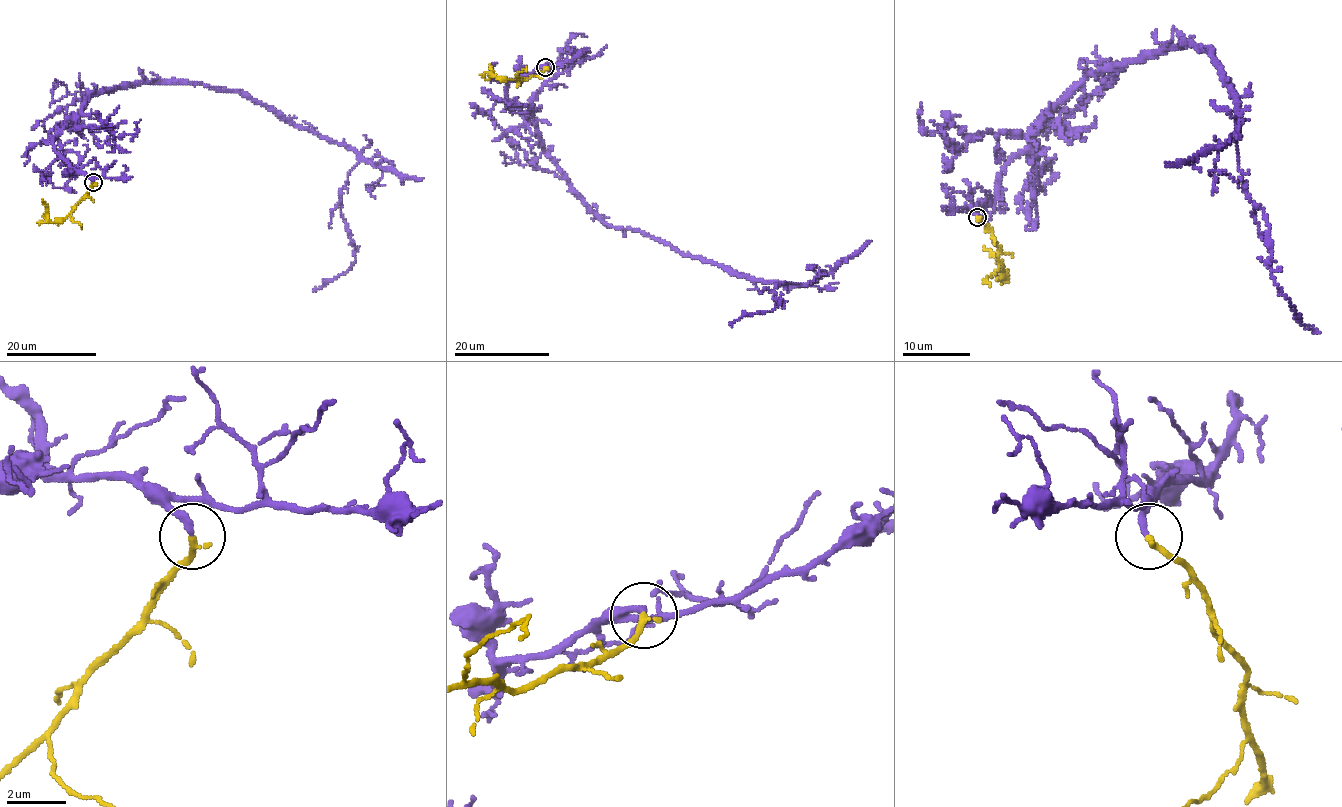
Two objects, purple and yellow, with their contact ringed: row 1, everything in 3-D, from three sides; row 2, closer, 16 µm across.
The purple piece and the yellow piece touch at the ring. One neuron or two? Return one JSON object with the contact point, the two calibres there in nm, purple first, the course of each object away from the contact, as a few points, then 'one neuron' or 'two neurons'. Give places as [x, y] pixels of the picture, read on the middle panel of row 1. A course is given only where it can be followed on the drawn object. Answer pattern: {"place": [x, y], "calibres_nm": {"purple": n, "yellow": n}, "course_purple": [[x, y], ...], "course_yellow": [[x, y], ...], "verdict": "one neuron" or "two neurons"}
{"place": [545, 67], "calibres_nm": {"purple": 240, "yellow": 240}, "course_purple": [[545, 68], [511, 81], [507, 100], [605, 223], [740, 275], [801, 284], [780, 283], [780, 304], [731, 326]], "course_yellow": [[545, 68], [526, 79], [502, 80], [491, 76], [490, 63]], "verdict": "one neuron"}

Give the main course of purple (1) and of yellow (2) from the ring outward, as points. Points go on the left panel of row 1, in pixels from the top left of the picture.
1: (93, 182), (53, 144), (92, 94), (191, 82), (250, 95), (358, 157), (340, 202), (355, 262), (315, 292)
2: (93, 182), (70, 213), (53, 223), (48, 219), (47, 205), (42, 199)

